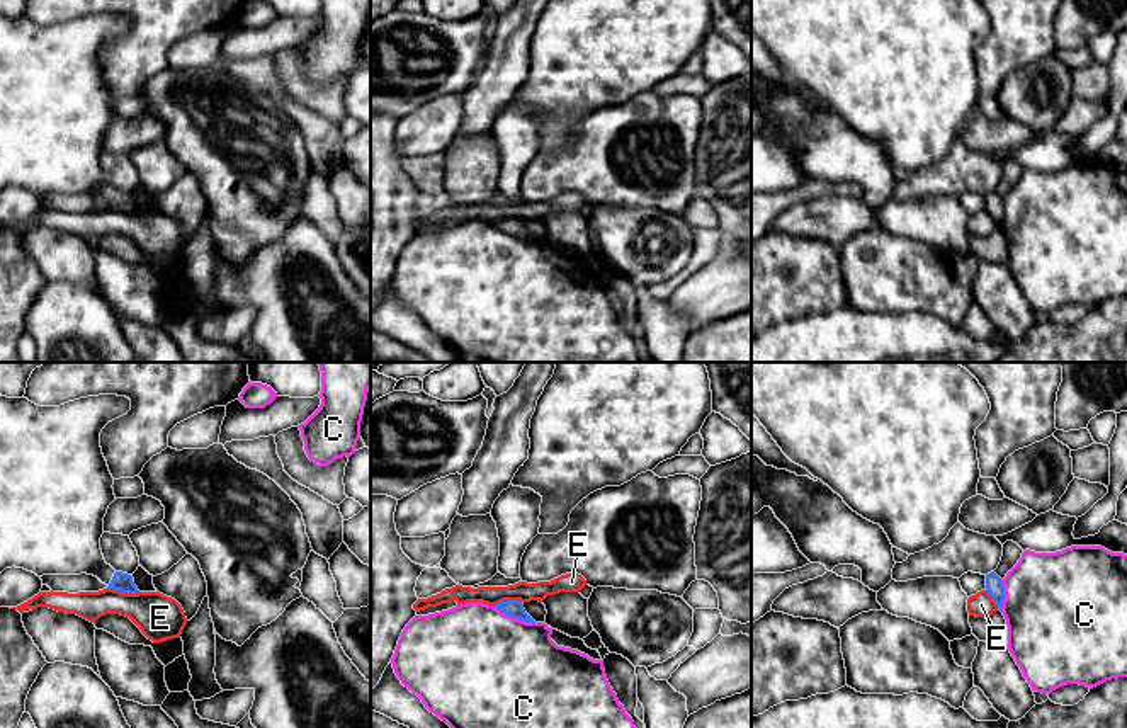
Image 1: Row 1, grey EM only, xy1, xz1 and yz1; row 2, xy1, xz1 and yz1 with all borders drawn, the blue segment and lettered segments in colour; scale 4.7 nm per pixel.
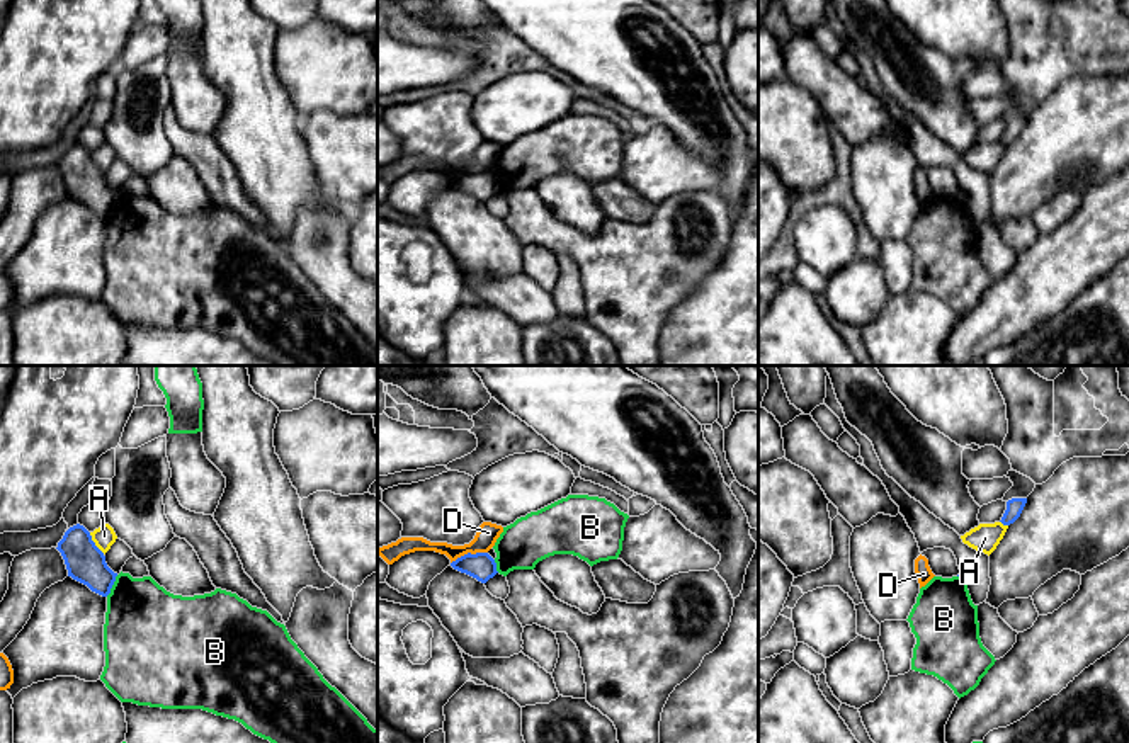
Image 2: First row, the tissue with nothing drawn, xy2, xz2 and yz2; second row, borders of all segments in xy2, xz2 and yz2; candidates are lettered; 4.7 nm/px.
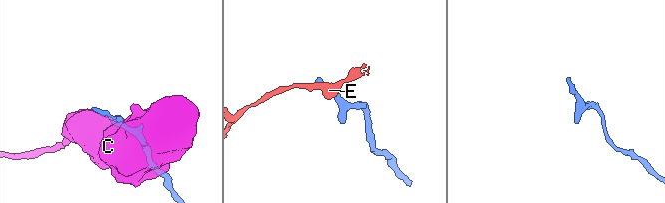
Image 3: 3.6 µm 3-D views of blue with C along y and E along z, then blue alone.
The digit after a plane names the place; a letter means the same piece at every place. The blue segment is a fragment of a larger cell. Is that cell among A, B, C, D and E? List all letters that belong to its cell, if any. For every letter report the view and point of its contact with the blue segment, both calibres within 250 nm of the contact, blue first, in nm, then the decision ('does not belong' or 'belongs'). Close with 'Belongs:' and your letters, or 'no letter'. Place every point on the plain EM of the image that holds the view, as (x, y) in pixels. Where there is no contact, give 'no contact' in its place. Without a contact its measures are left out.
A: xy2 (94, 162) | 190/100 nm | does not belong
B: xy2 (113, 203) | 190/380 nm | does not belong
C: xz1 (515, 237) | 80/500 nm | does not belong
D: xz2 (468, 172) | 130/100 nm | does not belong
E: xy1 (123, 211) | 90/220 nm | does not belong
Belongs: no letter

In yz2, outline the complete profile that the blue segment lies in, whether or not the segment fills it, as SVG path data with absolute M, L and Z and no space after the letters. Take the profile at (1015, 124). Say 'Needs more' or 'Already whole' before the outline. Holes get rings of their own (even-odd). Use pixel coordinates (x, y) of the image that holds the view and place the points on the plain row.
Already whole. M1012 117L1012 119L1008 119L1007 121L1007 129L1005 129L1005 133L1003 133L1000 141L1003 145L1013 143L1020 136L1025 122L1027 122L1027 117Z

